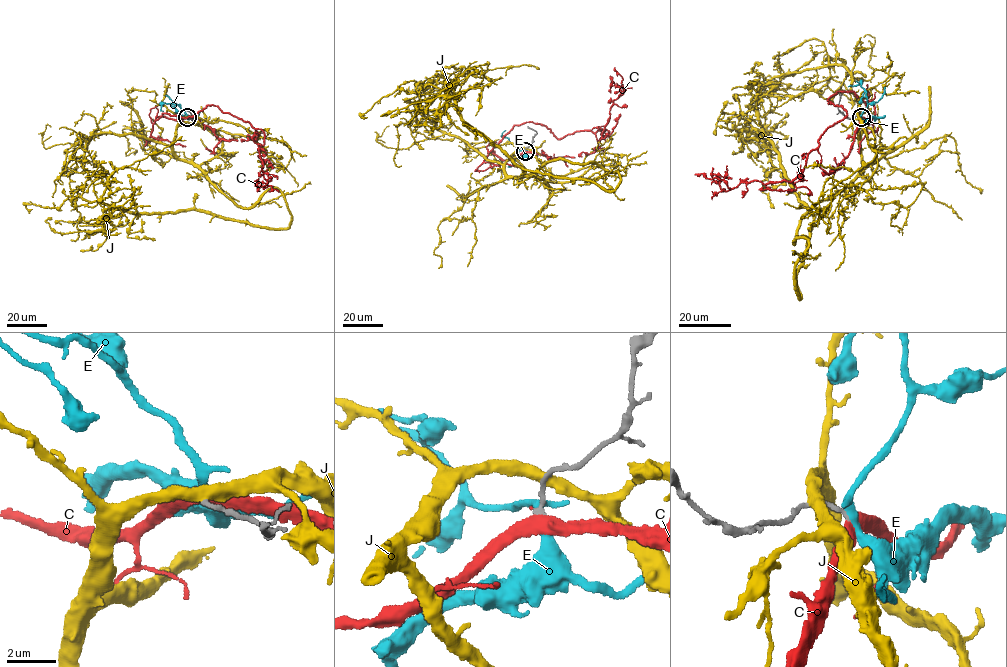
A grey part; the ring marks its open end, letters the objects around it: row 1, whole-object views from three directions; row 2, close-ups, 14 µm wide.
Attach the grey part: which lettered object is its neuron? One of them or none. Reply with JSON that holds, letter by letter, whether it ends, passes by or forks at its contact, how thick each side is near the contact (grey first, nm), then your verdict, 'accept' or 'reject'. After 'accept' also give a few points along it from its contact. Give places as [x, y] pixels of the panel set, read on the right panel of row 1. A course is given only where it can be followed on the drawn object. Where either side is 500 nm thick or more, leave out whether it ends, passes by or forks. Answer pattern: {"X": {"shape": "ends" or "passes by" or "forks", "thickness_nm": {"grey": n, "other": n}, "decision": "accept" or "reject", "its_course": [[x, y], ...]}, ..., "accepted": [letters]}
{"C": {"shape": "passes by", "thickness_nm": {"grey": 200, "other": 400}, "decision": "accept", "its_course": [[861, 116], [874, 115], [870, 101], [852, 91], [830, 97], [846, 116], [791, 181], [731, 189], [694, 174]]}, "E": {"shape": "forks", "thickness_nm": {"grey": 200, "other": 280}, "decision": "reject"}, "J": {"shape": "passes by", "thickness_nm": {"grey": 180, "other": 480}, "decision": "reject"}, "accepted": ["C"]}

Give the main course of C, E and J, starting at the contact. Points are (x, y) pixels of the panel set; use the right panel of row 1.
C: (861, 116), (874, 115), (870, 101), (852, 91), (830, 97), (846, 116), (791, 181), (731, 189), (694, 174)
E: (861, 117), (867, 101), (866, 92), (860, 83), (848, 86)
J: (857, 116), (859, 144), (842, 65), (773, 76), (751, 93), (831, 98), (849, 73), (825, 61)

